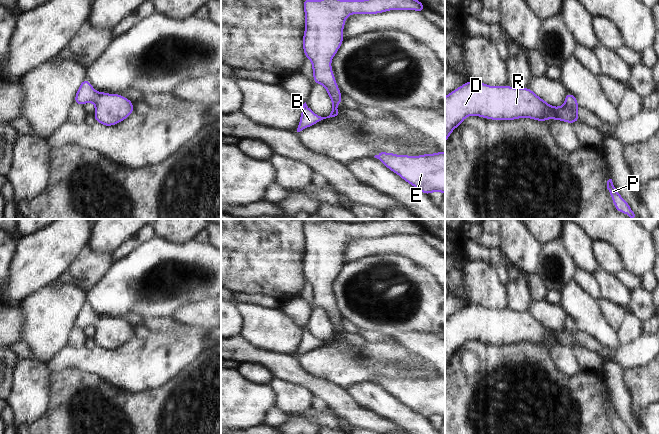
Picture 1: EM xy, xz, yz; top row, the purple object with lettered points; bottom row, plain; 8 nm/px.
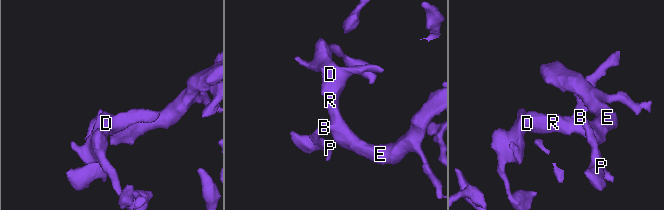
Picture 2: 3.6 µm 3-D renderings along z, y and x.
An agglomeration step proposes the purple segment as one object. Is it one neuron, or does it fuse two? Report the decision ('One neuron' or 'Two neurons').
One neuron.

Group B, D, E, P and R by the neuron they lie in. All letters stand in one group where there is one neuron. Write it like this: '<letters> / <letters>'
B D E P R

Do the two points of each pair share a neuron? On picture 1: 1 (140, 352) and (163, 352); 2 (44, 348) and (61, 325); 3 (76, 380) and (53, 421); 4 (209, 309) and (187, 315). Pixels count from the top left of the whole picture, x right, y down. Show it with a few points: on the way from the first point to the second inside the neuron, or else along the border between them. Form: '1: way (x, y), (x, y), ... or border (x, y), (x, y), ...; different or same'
1: way (146, 352), (157, 352); same
2: way (44, 342), (55, 331); same
3: way (72, 390), (63, 411); same
4: way (204, 314), (192, 314); same

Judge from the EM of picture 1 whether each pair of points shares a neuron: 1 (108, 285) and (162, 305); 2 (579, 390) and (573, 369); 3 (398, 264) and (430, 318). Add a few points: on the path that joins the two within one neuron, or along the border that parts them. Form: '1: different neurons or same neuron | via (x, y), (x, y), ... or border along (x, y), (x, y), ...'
1: same neuron | via (121, 290), (126, 290), (137, 301), (149, 304)
2: different neurons | border along (555, 364), (570, 376), (581, 372)
3: same neuron | via (406, 277), (417, 289), (422, 305)

